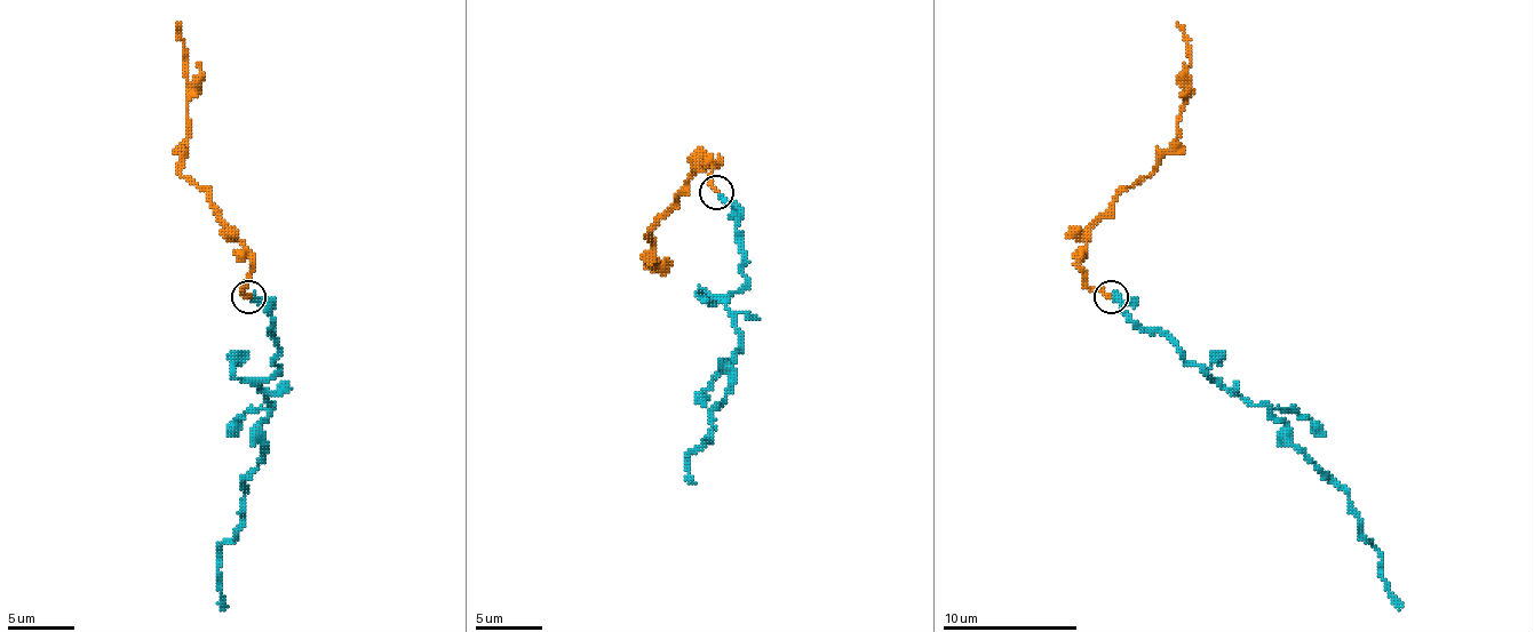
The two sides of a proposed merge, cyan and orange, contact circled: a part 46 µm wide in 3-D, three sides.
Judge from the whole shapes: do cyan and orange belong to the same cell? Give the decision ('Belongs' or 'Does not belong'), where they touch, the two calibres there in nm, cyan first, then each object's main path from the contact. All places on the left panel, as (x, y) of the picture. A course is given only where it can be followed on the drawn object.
Belongs. Place: (248, 297). Thickness 360 nm (cyan) against 240 nm. Course of cyan: (251, 297), (275, 321), (278, 368), (257, 385), (271, 412), (244, 479), (244, 526), (221, 545), (224, 609). Course of orange: (247, 297), (247, 285), (254, 268), (247, 250), (181, 170), (187, 137), (187, 89), (183, 46), (177, 23)

